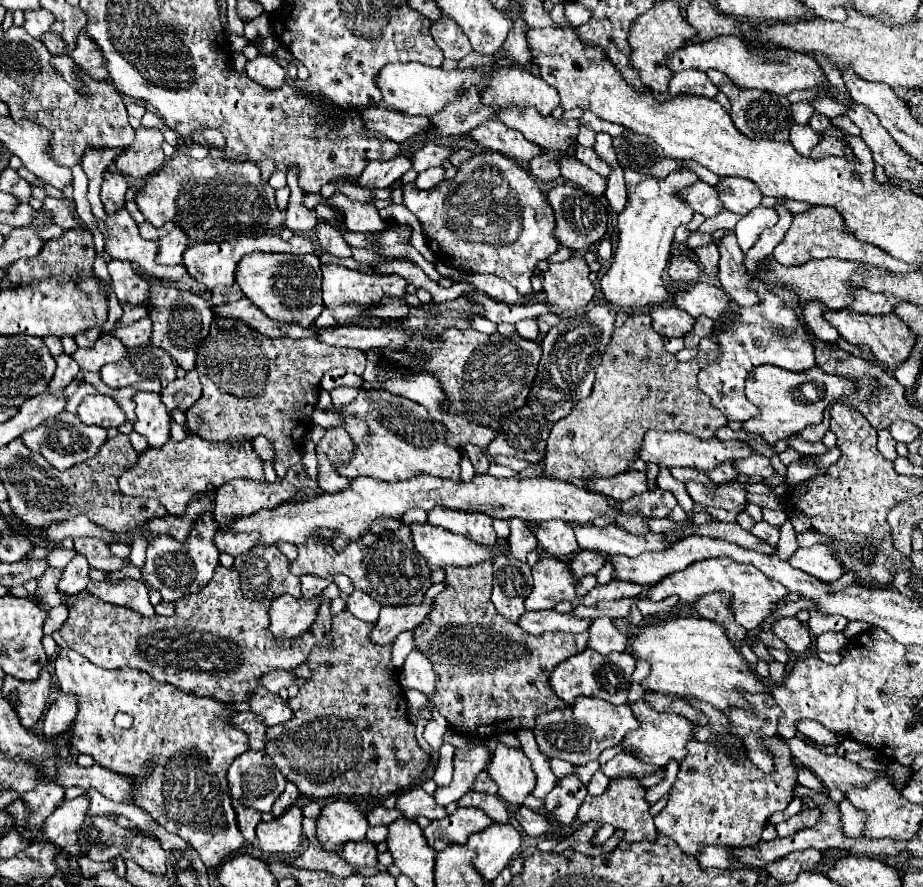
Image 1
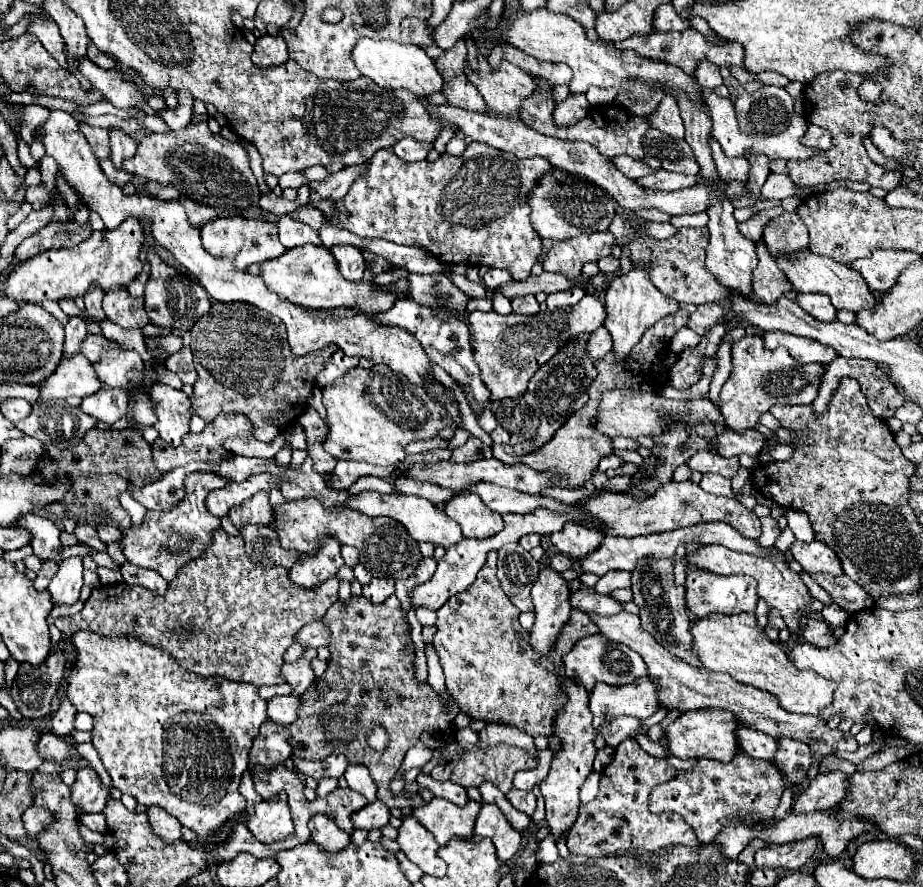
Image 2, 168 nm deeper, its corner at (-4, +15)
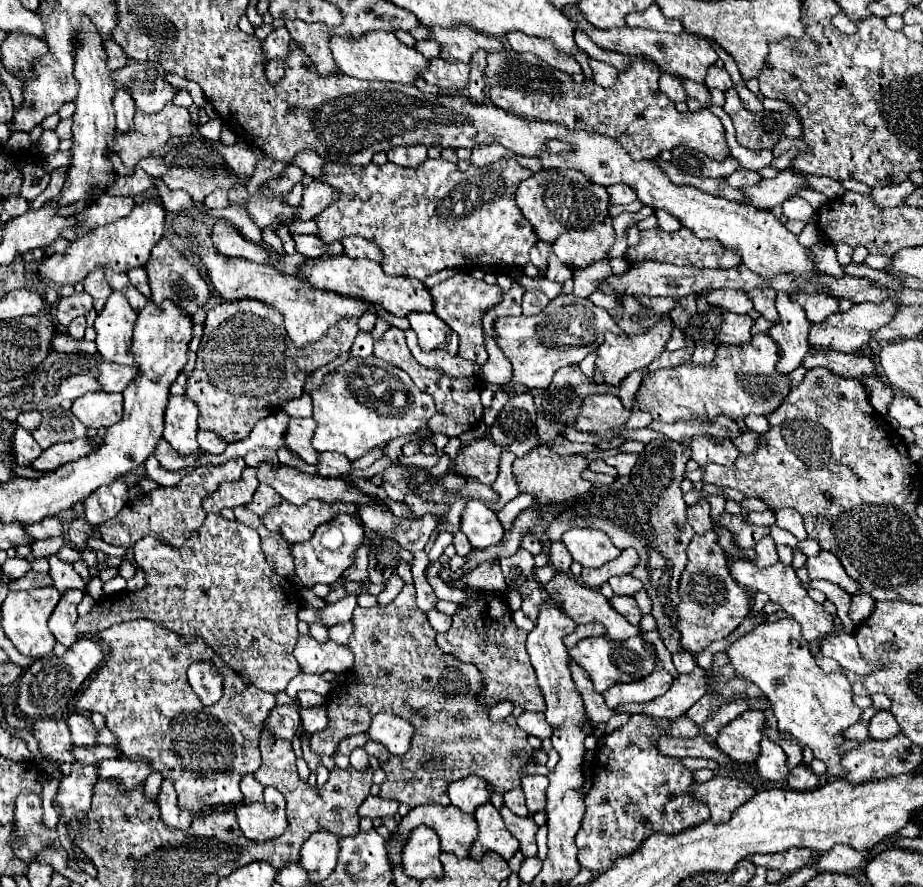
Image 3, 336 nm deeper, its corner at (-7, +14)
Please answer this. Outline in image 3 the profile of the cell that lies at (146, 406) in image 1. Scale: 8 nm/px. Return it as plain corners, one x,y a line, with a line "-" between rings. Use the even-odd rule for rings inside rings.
184,396
170,398
164,412
164,440
180,454
190,456
198,452
198,410
196,404

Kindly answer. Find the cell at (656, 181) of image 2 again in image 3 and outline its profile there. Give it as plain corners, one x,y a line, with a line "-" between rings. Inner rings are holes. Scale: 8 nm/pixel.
608,186
606,188
608,198
610,198
610,206
618,206
618,204
630,204
636,200
636,192
630,186

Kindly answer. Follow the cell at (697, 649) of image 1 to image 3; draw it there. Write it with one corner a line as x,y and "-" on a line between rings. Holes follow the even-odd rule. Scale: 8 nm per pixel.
796,620
764,622
756,626
750,634
738,638
728,650
730,664
724,666
722,676
734,678
734,674
744,676
754,682
772,702
778,732
782,738
794,738
802,748
810,748
814,758
826,764
828,778
844,776
842,754
838,748
846,742
844,732
860,720
862,708
852,702
852,688
842,672
826,674
810,652
808,642
802,638
800,624

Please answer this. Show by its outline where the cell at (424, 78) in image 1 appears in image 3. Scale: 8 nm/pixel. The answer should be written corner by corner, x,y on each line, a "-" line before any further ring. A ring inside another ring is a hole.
372,30
360,38
342,38
330,36
330,52
334,62
344,74
358,80
384,80
384,82
402,82
412,84
414,78
420,78
420,70
428,66
428,60
420,56
414,48
402,44
392,32

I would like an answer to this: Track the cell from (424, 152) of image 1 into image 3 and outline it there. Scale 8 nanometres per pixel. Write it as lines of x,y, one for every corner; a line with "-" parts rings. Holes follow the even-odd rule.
418,144
418,146
398,146
398,148
392,148
386,152
388,154
388,162
392,164
398,164
398,166
404,166
404,168
412,168
412,166
418,166
424,156
426,156
426,146

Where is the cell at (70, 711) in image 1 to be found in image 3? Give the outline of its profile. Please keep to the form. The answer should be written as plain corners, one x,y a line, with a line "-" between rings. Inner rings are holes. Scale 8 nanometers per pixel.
72,714
68,718
68,726
72,732
72,742
76,746
98,746
98,742
96,742
98,728
92,724
90,718
80,716
80,714

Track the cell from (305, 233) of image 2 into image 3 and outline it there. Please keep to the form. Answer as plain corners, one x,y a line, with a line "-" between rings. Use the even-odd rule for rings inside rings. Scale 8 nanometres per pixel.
300,234
300,236
294,236
294,242
296,242
296,250
308,258
314,258
314,256
332,256
332,254
344,254
344,246
342,242
336,242
336,244
326,244
322,242
320,238
316,238
314,234

